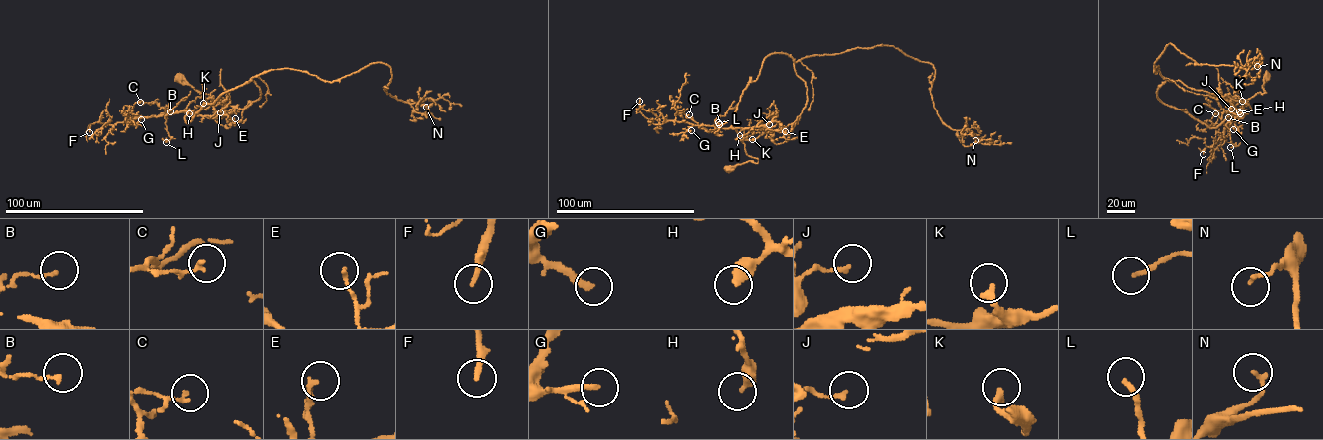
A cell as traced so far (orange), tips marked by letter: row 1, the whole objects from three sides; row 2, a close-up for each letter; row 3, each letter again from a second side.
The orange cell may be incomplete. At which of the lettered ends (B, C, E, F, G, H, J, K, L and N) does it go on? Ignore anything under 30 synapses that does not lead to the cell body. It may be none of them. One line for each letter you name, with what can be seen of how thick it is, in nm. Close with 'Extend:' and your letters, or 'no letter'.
G: 240 nm thick
Extend: G

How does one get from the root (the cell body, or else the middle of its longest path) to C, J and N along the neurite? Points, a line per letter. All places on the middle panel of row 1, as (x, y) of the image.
C: (729, 168), (758, 159), (746, 153), (734, 128), (708, 132), (687, 118), (689, 114)
J: (729, 168), (750, 161), (758, 162), (757, 159), (746, 153), (744, 143), (735, 129), (769, 124)
N: (729, 168), (758, 162), (732, 127), (777, 53), (893, 45), (933, 65), (937, 115), (975, 140)

